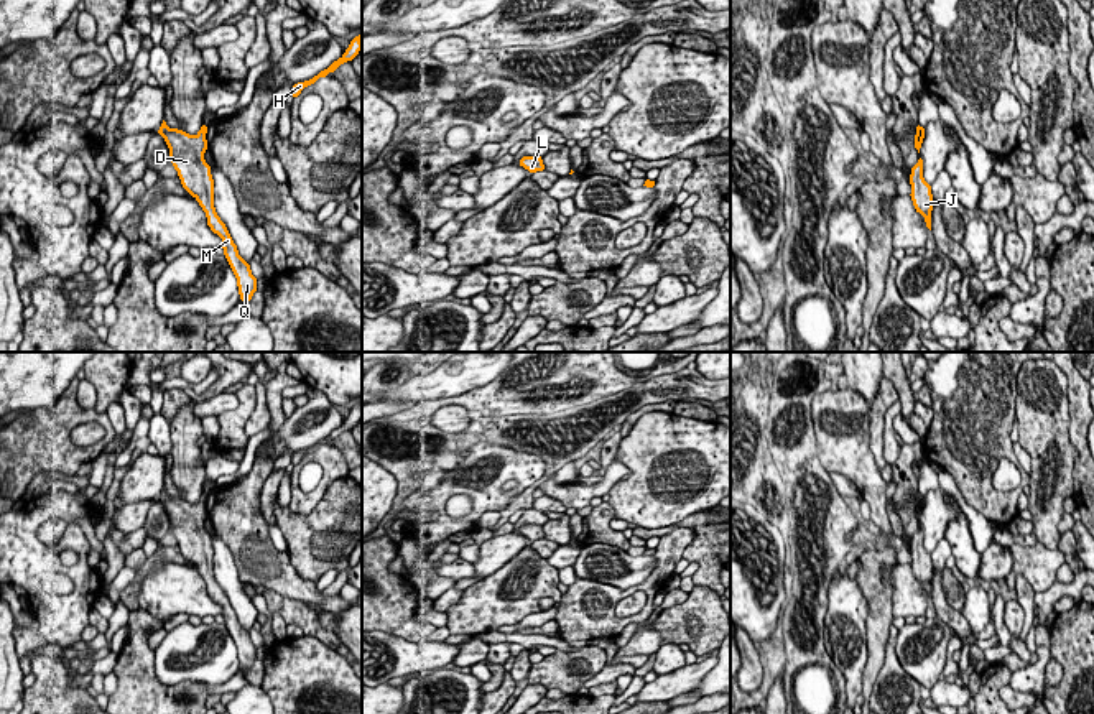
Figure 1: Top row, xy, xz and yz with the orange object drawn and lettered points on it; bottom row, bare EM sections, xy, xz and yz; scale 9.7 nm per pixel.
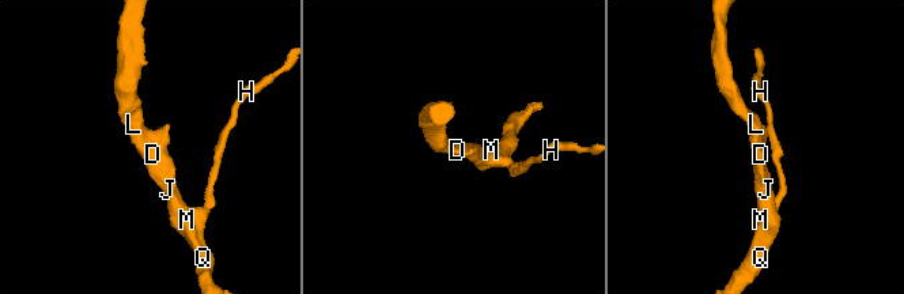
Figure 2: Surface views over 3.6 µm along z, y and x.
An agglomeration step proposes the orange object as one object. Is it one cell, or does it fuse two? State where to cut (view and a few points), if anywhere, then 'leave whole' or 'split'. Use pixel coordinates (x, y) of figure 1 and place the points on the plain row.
no cut; leave whole

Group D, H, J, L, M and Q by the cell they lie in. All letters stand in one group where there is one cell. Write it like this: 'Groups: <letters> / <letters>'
Groups: D H J L M Q

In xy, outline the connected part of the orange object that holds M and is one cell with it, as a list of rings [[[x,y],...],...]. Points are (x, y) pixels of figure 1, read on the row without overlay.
[[[163,489],[158,502],[169,517],[169,530],[173,531],[183,556],[199,571],[207,586],[207,594],[222,607],[224,624],[237,647],[240,668],[250,670],[257,660],[257,647],[252,643],[250,633],[239,624],[225,592],[214,576],[214,548],[211,535],[204,528],[207,518],[207,495],[202,494],[196,503],[189,503],[178,497],[169,497]]]

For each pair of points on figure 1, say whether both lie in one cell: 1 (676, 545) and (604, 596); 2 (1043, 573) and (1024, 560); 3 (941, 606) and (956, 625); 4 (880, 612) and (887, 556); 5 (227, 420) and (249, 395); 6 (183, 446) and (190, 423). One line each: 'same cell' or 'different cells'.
1: same cell
2: same cell
3: same cell
4: same cell
5: same cell
6: same cell

